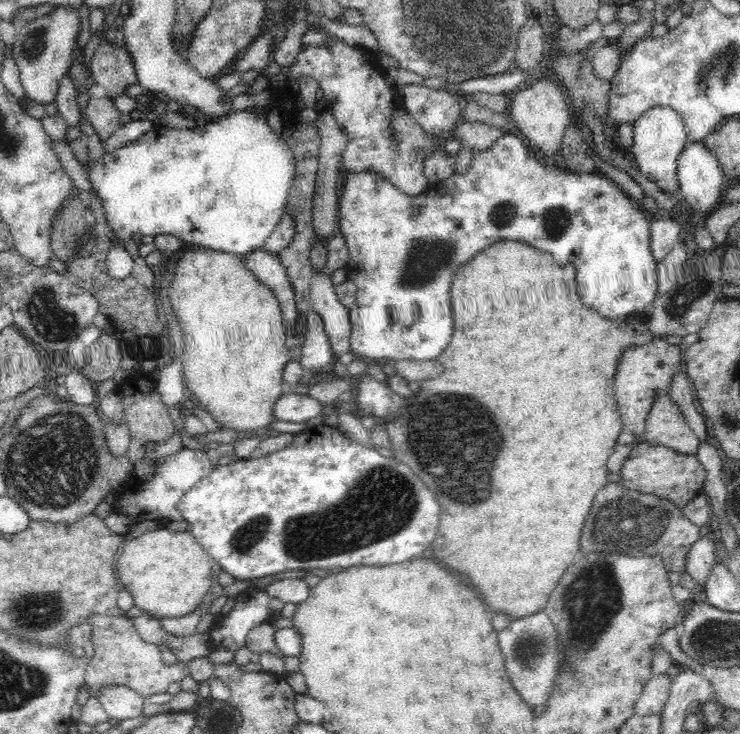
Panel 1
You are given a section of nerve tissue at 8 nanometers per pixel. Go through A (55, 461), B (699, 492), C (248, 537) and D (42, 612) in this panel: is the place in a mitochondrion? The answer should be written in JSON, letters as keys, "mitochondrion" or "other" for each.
{"A":"mitochondrion","B":"other","C":"mitochondrion","D":"mitochondrion"}

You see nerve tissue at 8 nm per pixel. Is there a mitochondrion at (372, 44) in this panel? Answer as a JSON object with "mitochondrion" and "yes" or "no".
{"mitochondrion":"no"}

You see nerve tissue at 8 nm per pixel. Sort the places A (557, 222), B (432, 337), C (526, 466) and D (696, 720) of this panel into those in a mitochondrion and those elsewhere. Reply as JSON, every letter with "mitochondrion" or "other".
{"A":"mitochondrion","B":"other","C":"other","D":"other"}

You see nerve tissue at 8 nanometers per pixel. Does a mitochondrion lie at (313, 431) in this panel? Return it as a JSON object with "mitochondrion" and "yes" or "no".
{"mitochondrion":"no"}

